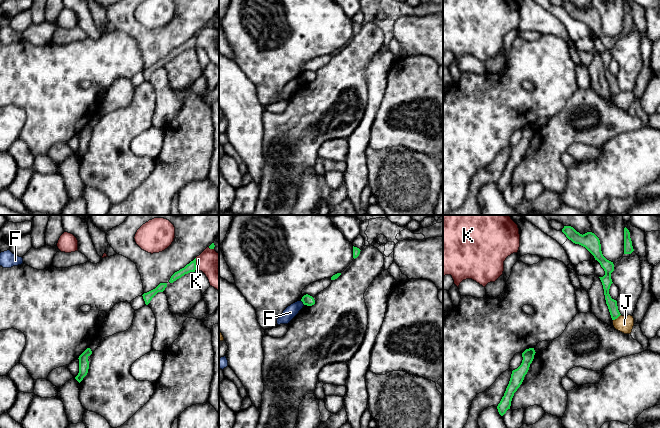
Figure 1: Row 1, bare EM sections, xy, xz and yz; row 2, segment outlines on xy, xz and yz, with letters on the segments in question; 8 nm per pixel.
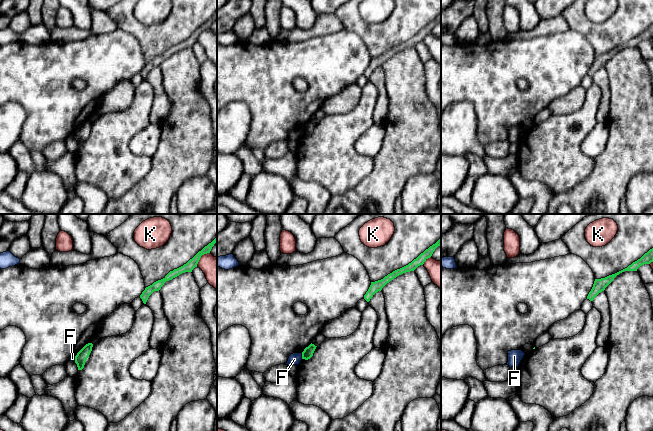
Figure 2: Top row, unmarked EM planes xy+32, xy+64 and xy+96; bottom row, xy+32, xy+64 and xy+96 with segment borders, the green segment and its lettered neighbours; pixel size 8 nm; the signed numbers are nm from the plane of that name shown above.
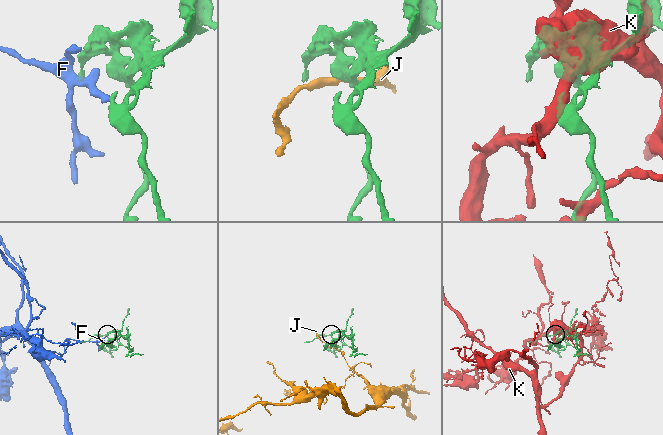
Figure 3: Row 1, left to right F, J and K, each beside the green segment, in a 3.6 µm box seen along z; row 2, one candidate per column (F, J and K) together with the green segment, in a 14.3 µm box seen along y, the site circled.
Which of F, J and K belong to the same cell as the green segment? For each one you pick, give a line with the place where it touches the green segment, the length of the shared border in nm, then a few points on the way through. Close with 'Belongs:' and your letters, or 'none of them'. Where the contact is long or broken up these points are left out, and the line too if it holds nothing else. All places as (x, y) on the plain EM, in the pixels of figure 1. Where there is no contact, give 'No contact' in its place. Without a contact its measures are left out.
Belongs: none of them

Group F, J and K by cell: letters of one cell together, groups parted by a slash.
F / J / K

